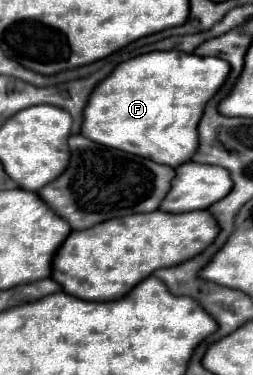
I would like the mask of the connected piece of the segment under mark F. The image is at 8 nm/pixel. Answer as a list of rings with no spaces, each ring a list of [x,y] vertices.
[[[150,51],[120,63],[112,75],[100,81],[88,97],[84,107],[84,121],[80,135],[110,149],[120,149],[138,157],[148,157],[162,165],[182,165],[196,153],[196,125],[204,113],[206,103],[214,97],[226,81],[230,65],[218,57],[198,57],[182,51]]]

